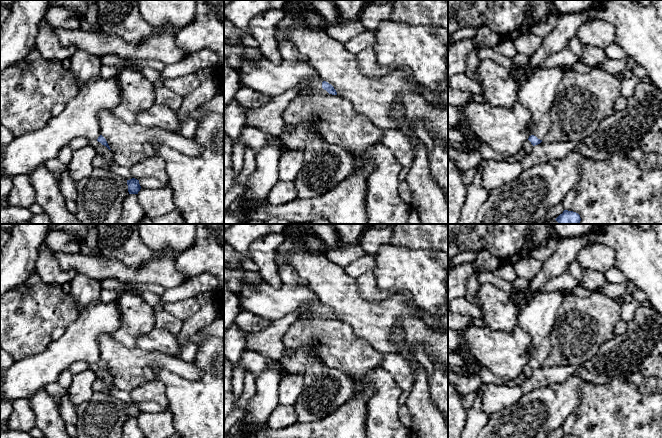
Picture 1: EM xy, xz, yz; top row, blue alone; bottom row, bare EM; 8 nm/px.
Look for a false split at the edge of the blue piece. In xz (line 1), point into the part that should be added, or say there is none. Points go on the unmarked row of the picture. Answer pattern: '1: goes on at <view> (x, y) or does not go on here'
1: goes on at xz (263, 300)

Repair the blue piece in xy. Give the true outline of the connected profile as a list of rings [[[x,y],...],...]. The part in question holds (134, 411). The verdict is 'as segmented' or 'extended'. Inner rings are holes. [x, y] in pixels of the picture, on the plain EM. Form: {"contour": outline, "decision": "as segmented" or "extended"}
{"contour": [[[135,402],[127,404],[127,409],[128,409],[129,418],[138,418],[138,416],[141,413],[141,410],[139,408],[139,404],[137,404]]], "decision": "as segmented"}

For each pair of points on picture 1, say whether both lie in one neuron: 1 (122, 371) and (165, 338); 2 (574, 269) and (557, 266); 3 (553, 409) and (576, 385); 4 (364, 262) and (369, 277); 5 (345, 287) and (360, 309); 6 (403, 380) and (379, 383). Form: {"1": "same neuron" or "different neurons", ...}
{"1": "different neurons", "2": "different neurons", "3": "same neuron", "4": "different neurons", "5": "same neuron", "6": "different neurons"}

